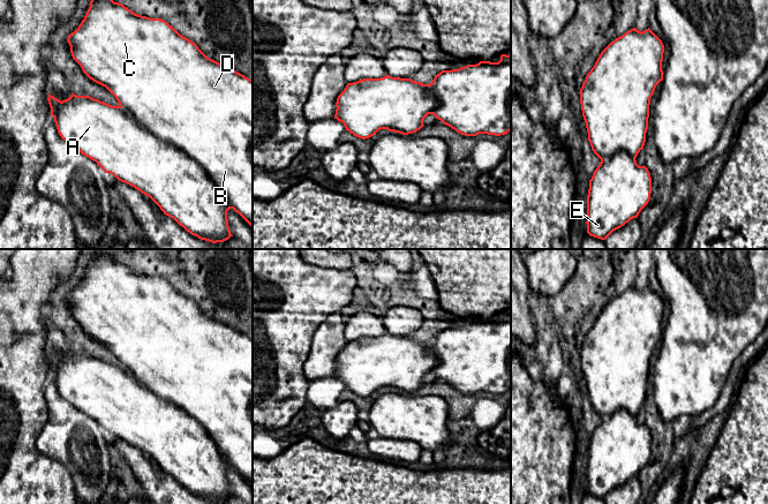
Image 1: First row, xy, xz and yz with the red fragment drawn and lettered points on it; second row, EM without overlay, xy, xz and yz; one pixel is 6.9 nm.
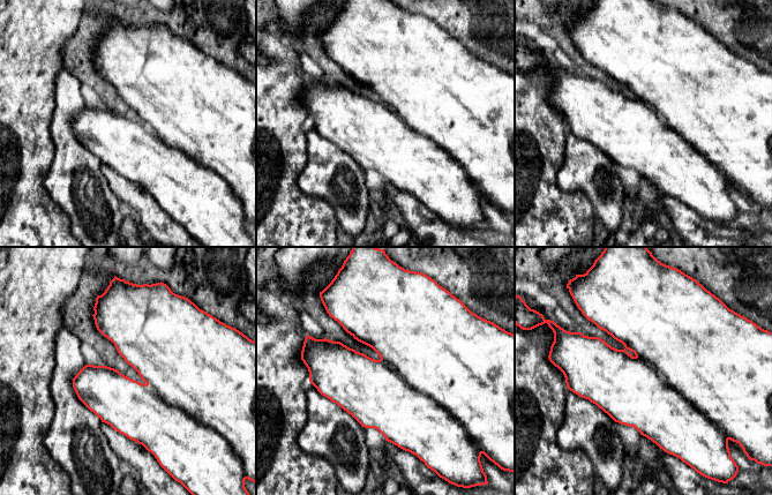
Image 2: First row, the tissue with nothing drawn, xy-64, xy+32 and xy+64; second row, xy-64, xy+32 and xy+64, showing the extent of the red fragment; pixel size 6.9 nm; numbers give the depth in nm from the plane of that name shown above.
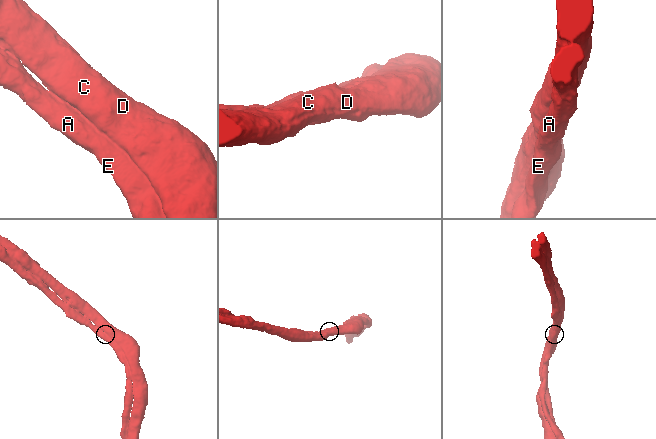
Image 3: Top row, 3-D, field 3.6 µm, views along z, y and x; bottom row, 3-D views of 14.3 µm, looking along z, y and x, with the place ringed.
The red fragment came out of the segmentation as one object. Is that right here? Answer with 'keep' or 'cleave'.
keep

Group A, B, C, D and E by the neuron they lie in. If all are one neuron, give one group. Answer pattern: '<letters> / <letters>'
A B C D E

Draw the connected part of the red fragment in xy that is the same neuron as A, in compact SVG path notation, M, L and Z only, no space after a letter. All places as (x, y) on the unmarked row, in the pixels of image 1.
M97 251L91 257L81 283L68 294L67 300L73 317L81 324L83 331L93 340L105 345L119 363L112 364L90 354L76 354L73 351L68 358L61 360L48 352L51 374L61 397L96 420L105 431L113 432L119 439L149 454L164 473L173 476L187 490L201 498L217 502L233 495L227 477L229 467L238 471L253 486L253 338L208 316L195 301L181 294L166 279L135 272L122 262L114 261L111 255Z

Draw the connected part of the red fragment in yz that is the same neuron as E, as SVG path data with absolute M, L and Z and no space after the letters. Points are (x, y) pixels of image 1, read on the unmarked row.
M633 286L611 300L600 313L594 325L587 332L580 347L580 362L586 381L588 399L592 408L601 418L589 438L587 454L587 491L605 498L613 489L620 487L633 476L638 476L648 462L652 452L652 436L648 427L637 422L637 414L643 407L648 388L650 356L656 344L663 339L664 303L648 286L639 289Z

